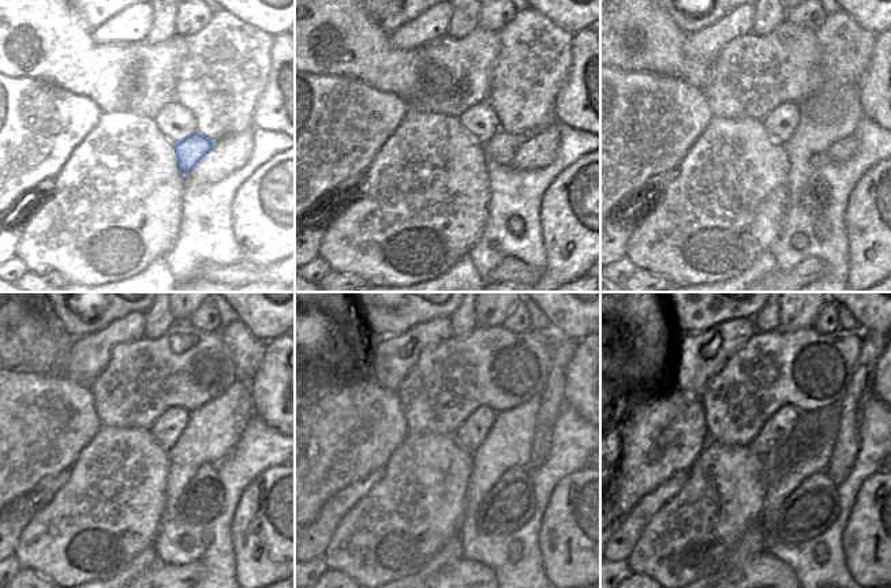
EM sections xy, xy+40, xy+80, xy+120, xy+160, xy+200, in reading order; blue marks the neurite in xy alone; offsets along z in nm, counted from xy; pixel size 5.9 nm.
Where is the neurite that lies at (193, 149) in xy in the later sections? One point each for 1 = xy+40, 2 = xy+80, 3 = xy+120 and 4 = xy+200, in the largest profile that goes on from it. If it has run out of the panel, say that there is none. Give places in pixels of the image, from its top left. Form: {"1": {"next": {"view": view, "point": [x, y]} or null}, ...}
{"1": {"next": {"view": "xy+40", "point": [501, 149]}}, "2": {"next": {"view": "xy+80", "point": [818, 160]}}, "3": {"next": {"view": "xy+120", "point": [202, 501]}}, "4": {"next": {"view": "xy+200", "point": [813, 506]}}}

